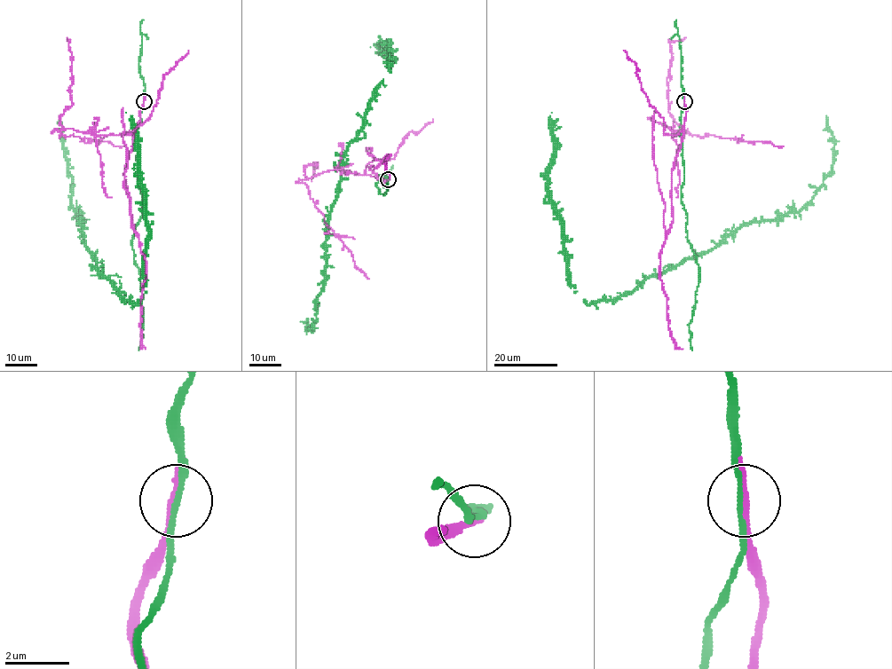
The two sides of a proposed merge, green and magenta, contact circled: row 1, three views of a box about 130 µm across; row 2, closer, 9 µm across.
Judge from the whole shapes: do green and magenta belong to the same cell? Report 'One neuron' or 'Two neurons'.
Two neurons

